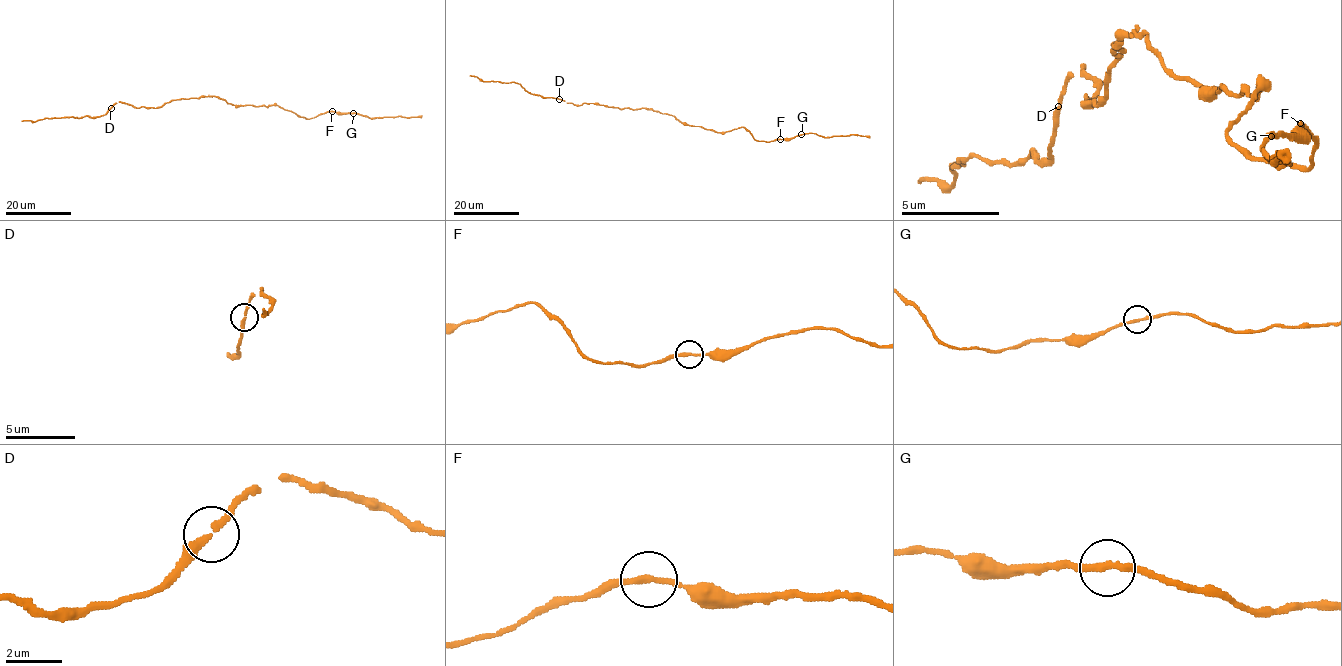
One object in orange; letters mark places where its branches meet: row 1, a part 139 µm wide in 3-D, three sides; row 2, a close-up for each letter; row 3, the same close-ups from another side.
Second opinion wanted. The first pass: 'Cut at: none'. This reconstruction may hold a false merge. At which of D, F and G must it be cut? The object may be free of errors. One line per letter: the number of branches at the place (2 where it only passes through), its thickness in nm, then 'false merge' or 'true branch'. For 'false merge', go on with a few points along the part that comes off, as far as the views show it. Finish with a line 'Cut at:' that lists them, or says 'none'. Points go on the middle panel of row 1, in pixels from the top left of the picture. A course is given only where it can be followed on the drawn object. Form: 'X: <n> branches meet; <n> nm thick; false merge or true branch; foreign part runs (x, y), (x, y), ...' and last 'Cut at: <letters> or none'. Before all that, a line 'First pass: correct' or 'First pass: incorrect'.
First pass: correct
D: 2 branches meet; 240 nm thick; true branch
F: 2 branches meet; 200 nm thick; true branch
G: 2 branches meet; 240 nm thick; true branch
Cut at: none

